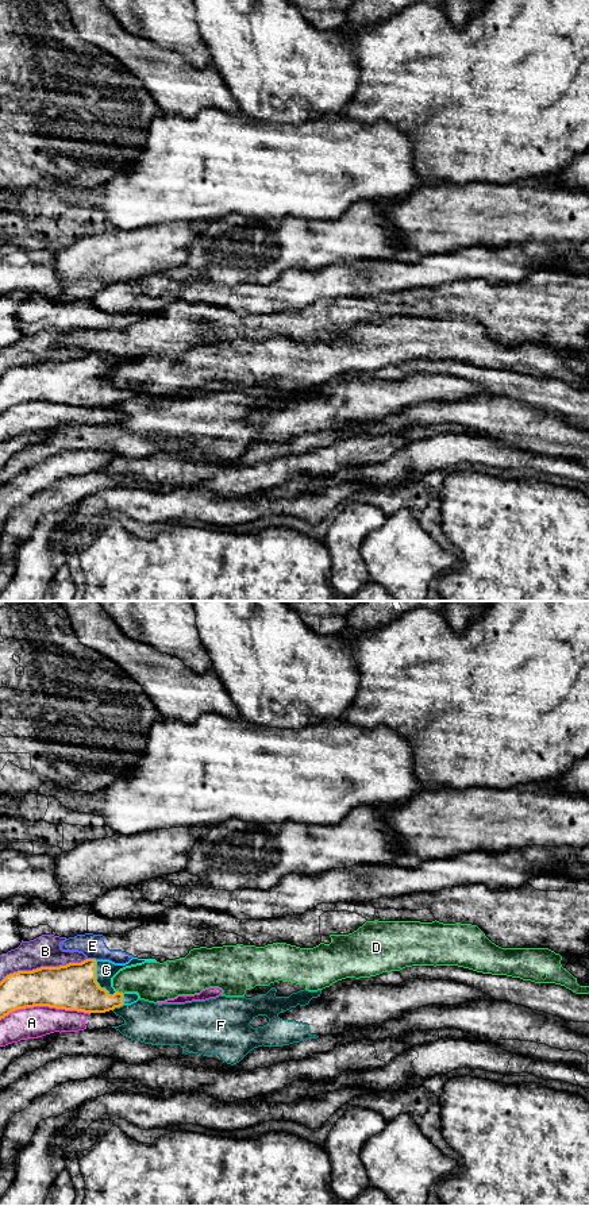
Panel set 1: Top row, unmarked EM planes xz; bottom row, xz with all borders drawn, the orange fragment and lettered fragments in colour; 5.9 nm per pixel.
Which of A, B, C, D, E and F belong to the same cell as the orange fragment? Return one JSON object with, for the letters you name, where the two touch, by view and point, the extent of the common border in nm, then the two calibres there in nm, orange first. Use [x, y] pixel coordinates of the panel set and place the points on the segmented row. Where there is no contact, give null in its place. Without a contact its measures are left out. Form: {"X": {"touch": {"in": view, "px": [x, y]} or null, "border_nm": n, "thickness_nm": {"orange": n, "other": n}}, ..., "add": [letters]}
{"C": {"touch": {"in": "xz", "px": [95, 979]}, "border_nm": 240, "thickness_nm": {"orange": 280, "other": 120}}, "add": ["C"]}

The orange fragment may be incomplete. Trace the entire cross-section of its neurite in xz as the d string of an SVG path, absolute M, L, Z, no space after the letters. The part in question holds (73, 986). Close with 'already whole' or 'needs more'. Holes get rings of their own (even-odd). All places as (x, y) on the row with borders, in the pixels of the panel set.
M132 958L126 964L109 960L86 959L59 967L41 967L18 971L0 982L0 1020L9 1013L49 1006L84 1013L105 1013L131 1005L139 999L138 993L119 993L112 987L112 978L123 968L157 962Z | needs more

